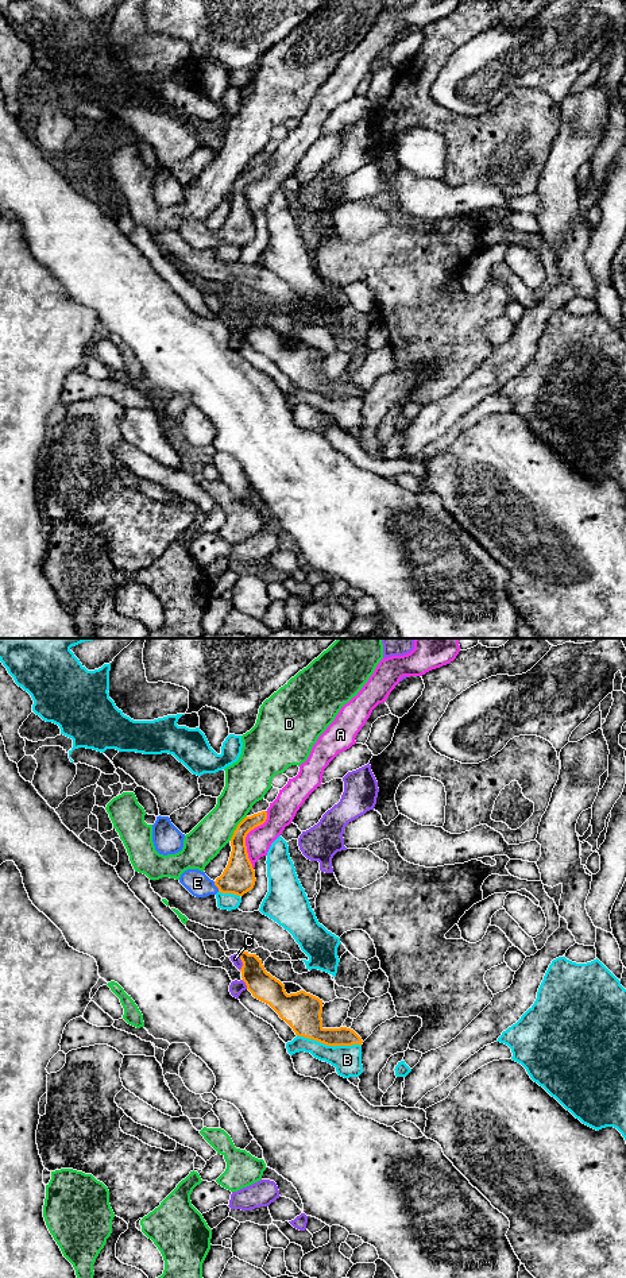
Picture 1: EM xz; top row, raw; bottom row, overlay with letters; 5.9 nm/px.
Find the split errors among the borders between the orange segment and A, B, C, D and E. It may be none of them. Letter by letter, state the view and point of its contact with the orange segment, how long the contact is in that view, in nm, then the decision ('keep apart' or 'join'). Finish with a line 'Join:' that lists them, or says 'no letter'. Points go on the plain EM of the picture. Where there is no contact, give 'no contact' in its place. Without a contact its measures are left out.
A: xz (244, 190) | 360 nm | keep apart
B: xz (329, 397) | 400 nm | keep apart
C: xz (242, 313) | 100 nm | keep apart
D: xz (236, 180) | 180 nm | keep apart
E: xz (216, 238) | 70 nm | join
Join: E

